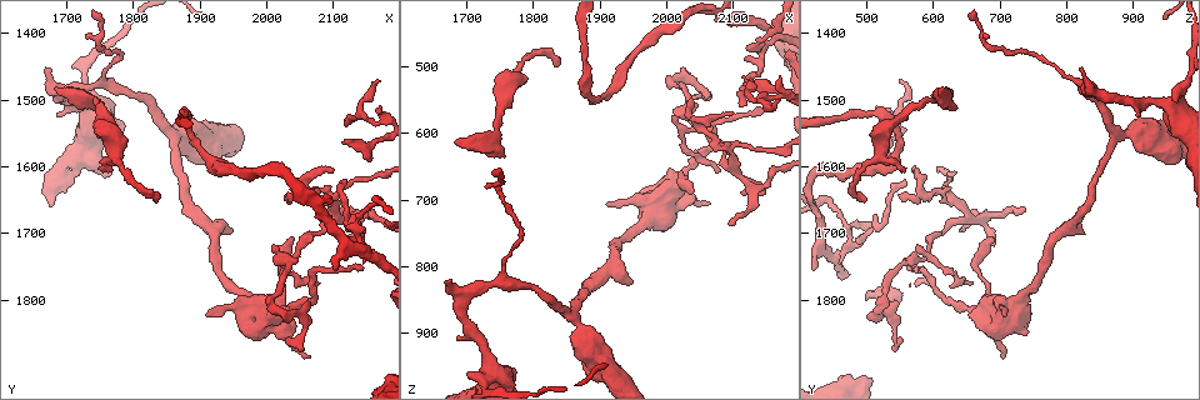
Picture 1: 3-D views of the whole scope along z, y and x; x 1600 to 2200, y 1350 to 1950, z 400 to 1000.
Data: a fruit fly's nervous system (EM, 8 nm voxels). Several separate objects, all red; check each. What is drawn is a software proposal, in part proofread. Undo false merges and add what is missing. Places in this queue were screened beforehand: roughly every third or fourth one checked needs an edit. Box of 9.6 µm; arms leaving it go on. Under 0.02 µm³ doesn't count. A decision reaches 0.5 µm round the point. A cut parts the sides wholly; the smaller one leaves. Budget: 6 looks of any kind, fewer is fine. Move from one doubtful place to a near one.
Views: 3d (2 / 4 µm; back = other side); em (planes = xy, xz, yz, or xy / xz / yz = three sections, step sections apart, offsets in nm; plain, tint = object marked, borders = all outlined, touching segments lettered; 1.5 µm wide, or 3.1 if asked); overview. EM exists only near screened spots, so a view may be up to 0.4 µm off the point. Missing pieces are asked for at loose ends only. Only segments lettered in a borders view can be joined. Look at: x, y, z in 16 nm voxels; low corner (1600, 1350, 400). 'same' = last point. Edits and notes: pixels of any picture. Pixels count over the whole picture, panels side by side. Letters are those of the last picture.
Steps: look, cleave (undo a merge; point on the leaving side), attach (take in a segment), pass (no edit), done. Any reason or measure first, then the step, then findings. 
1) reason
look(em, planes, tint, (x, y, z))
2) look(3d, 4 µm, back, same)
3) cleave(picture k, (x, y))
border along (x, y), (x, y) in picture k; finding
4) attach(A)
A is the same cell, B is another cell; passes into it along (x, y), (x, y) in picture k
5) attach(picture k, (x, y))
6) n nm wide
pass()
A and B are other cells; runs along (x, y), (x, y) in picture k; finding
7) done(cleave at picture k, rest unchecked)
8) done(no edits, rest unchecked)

thin end
look(3d, 2 µm, back, (2115, 1715, 690))

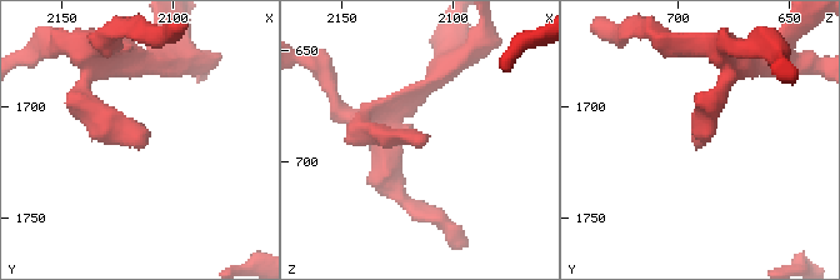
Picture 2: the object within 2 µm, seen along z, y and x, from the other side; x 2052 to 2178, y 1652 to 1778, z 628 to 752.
look(em, xy, step 8, plain, (2112, 1714, 689))

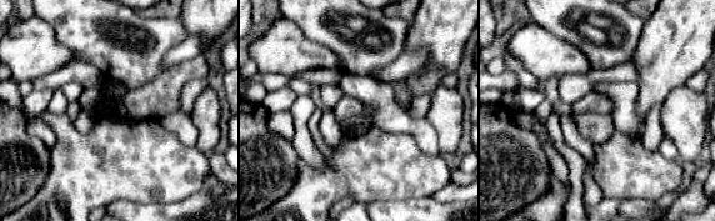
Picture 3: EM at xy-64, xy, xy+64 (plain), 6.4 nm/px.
what lies round it
look(em, xy, step 8, borders, same)

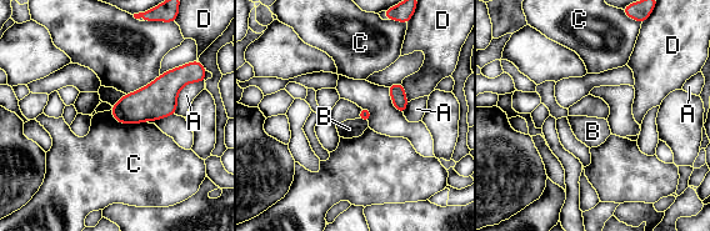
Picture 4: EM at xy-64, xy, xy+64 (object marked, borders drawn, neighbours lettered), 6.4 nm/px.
pass()
A, B, C and D are other cells; border along (401, 83), (409, 101) in picture 4; no lettered segment goes on from it

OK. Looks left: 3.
an open end
look(em, planes, borders, (2035, 1645, 545))

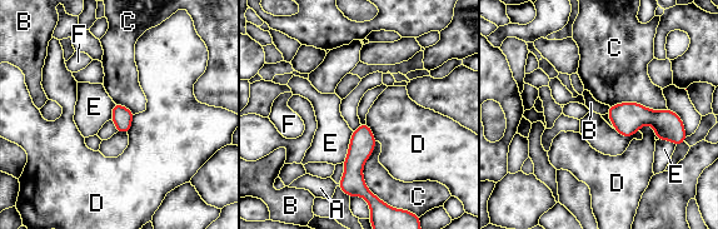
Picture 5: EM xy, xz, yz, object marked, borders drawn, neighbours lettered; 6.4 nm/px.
C touches over 400 nm
pass()
A, B, C, D, E and F are other cells; runs along (364, 127), (353, 164), (353, 192) in picture 5; no lettered segment goes on from it

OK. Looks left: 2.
tapers out
look(em, xz, step 4, tint, (2025, 1860, 550))

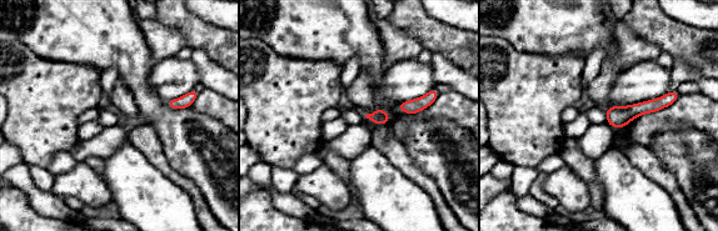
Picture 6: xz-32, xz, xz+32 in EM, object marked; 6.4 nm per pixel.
cut it another way
look(em, planes, borders, same)

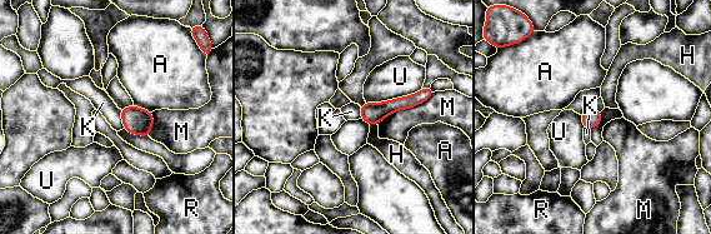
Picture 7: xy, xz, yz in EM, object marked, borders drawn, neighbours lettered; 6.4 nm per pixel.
pass()
A, H, K, M, R and U are other cells; border along (119, 109), (124, 128) in picture 7; none of them fits

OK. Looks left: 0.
done(no edits, rest unchecked)

